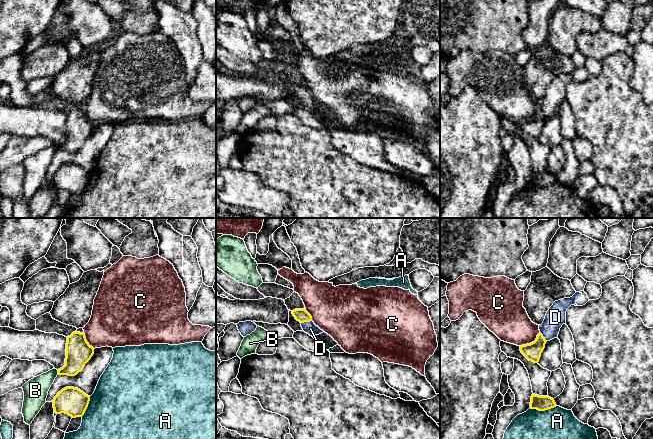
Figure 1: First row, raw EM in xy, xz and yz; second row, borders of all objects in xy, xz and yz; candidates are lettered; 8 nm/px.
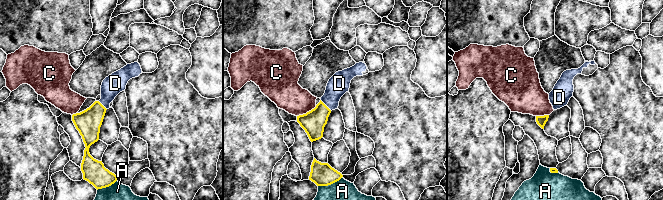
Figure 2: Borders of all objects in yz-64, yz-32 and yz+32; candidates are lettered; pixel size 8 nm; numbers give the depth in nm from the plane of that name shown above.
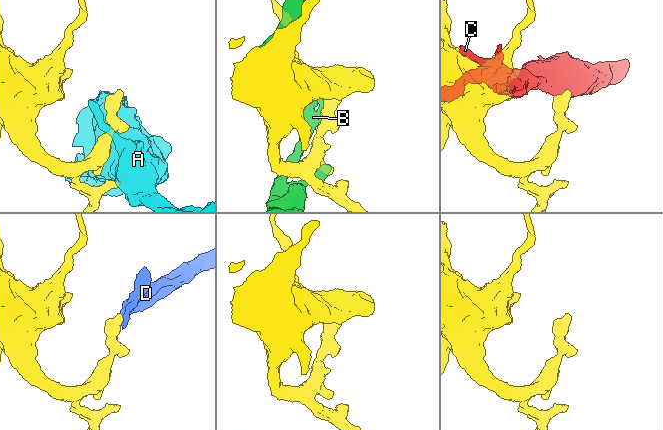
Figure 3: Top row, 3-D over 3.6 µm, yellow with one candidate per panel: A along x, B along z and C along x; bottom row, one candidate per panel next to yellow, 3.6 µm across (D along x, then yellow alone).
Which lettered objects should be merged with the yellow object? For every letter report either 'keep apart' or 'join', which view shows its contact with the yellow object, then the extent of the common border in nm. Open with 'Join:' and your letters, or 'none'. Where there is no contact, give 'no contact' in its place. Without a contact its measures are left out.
Join: D
A: keep apart; meets yellow in yz; contact 220 nm long
B: keep apart; meets yellow in xy; contact 40 nm long
C: keep apart; meets yellow in yz; contact 200 nm long
D: join; meets yellow in xz; contact 90 nm long

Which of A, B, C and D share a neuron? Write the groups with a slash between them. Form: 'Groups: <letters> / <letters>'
Groups: A / B / C / D

